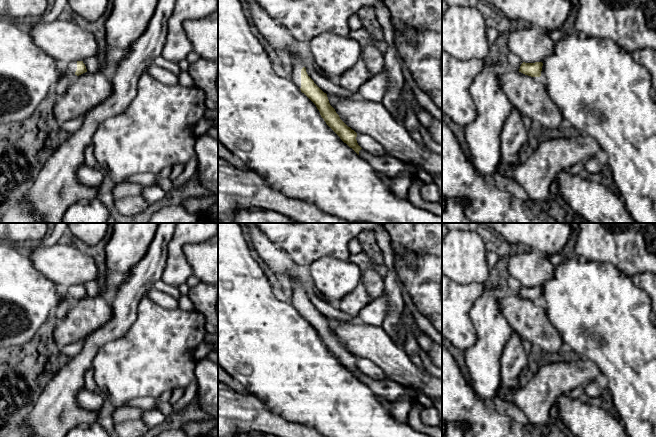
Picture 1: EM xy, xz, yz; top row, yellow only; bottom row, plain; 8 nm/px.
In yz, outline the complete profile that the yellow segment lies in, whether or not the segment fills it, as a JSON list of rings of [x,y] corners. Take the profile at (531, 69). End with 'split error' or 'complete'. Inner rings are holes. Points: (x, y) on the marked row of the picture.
[[[523,62],[520,66],[519,72],[531,77],[540,77],[542,66],[543,66],[542,62],[535,62],[535,63]]]; complete

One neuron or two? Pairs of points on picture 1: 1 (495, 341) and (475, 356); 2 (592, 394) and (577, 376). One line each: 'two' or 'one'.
1: one
2: two

